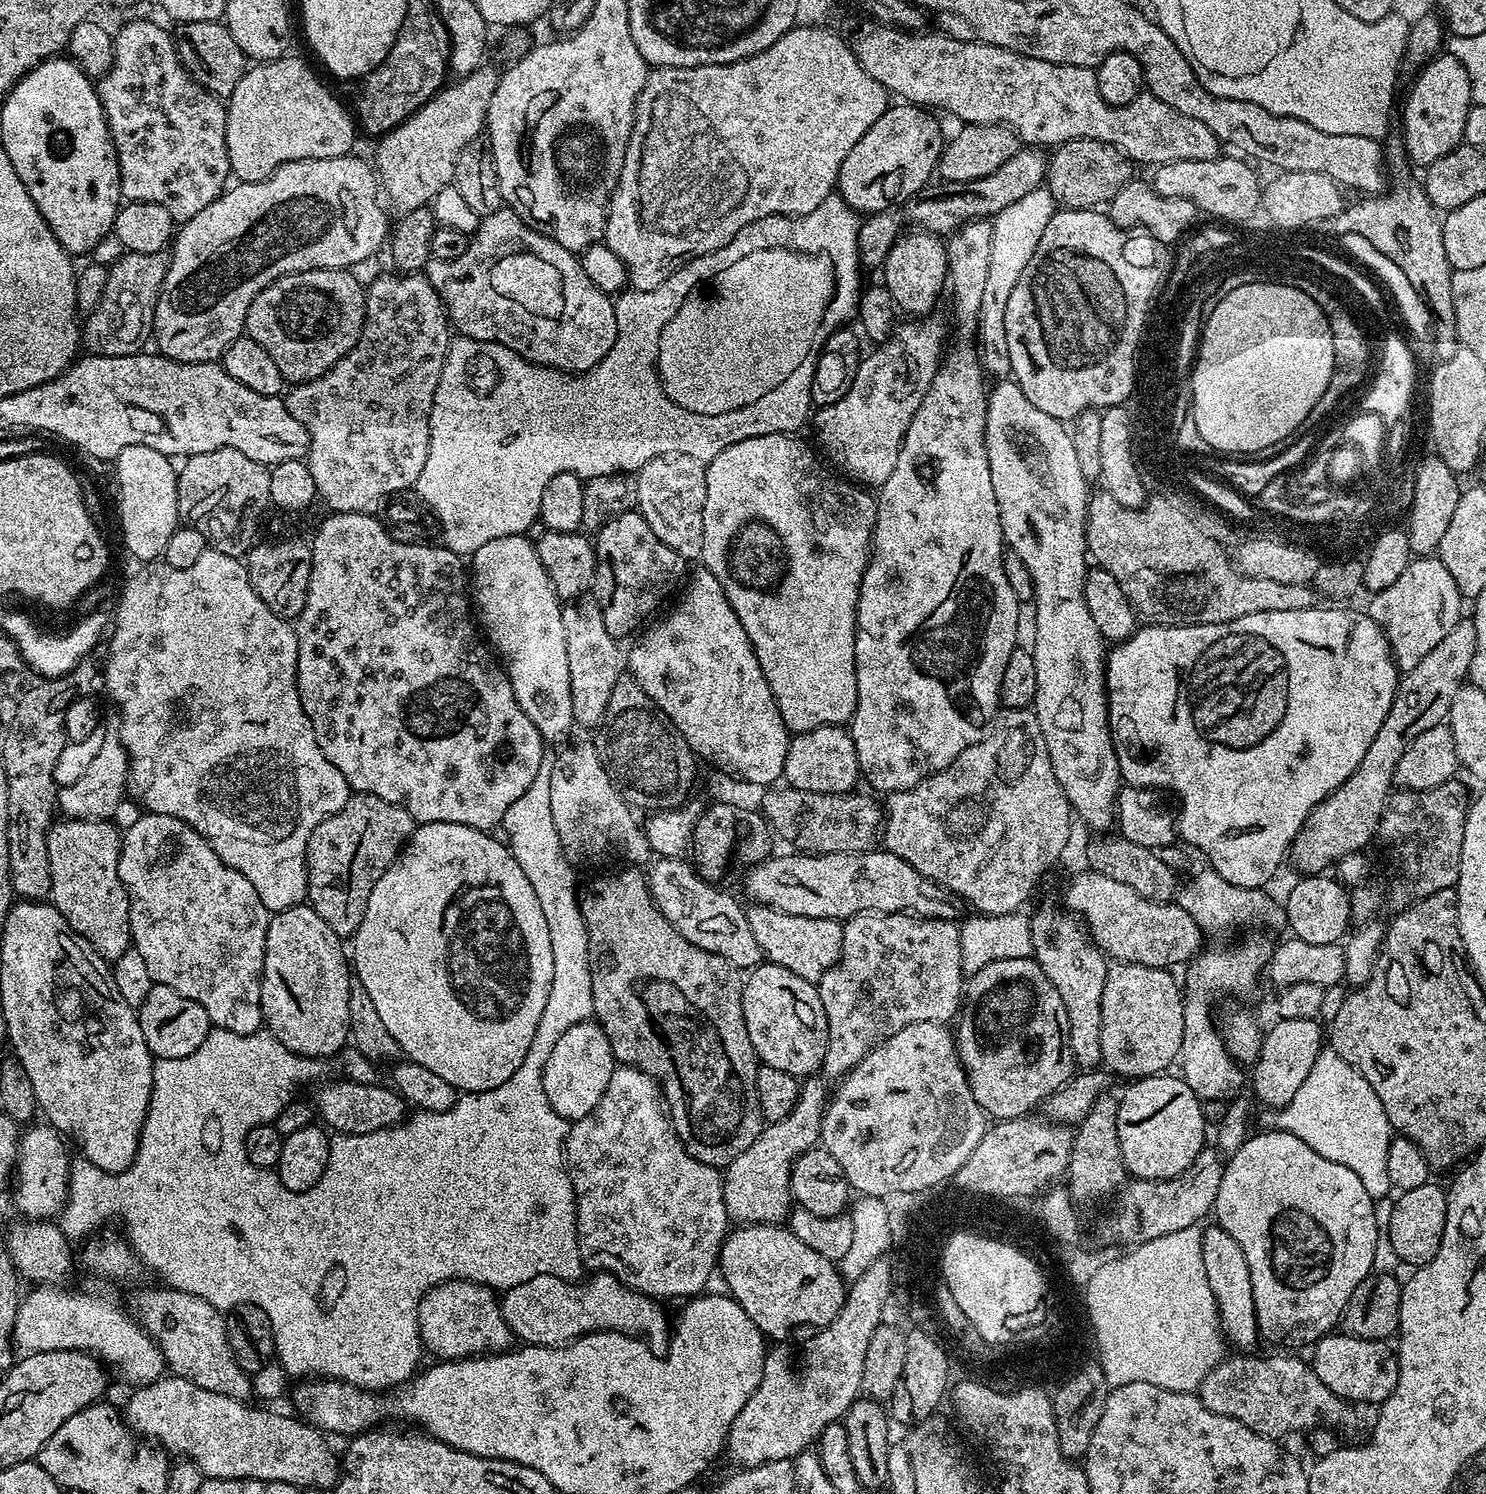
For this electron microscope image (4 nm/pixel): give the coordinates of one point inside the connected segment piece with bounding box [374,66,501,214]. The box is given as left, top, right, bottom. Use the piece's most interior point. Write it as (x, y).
(418, 158)

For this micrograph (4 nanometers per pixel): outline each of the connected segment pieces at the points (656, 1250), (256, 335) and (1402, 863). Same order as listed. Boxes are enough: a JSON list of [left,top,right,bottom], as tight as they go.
[[564,1066,730,1298],[244,268,366,385],[1351,778,1470,921]]

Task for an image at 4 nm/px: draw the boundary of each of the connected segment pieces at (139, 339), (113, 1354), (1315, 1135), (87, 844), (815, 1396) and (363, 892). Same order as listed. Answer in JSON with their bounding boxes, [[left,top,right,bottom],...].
[[82,251,170,356],[12,1286,166,1386],[1278,1046,1394,1201],[48,818,132,962],[726,1342,849,1467],[307,792,418,938]]

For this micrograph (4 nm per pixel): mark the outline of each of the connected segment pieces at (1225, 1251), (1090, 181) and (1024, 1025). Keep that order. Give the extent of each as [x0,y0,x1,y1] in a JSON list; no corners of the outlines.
[[1201,1226,1258,1350],[1046,140,1134,209],[954,958,1074,1121]]

